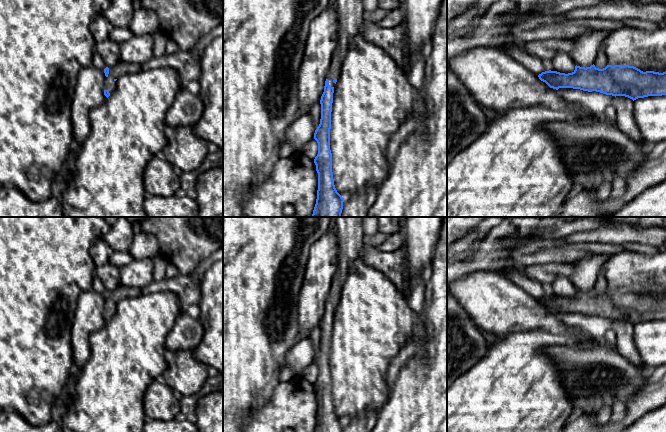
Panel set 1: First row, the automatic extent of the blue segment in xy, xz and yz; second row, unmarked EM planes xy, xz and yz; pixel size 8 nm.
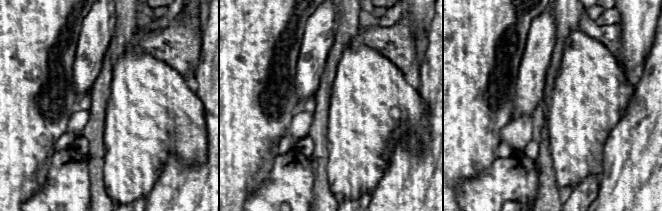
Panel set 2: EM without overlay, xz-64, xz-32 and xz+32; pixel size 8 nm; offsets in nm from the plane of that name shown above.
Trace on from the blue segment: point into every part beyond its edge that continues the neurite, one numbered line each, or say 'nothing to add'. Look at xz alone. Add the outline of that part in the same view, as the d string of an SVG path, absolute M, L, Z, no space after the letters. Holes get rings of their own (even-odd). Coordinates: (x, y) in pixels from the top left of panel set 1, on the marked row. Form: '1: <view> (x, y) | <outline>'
1: xz (351, 14) | M333 0L333 3L337 12L339 31L337 46L326 76L331 87L335 87L333 80L339 77L348 46L355 36L361 34L361 28L367 15L362 0Z

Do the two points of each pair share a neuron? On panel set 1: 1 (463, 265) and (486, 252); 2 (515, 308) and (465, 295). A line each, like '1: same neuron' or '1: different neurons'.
1: same neuron
2: same neuron

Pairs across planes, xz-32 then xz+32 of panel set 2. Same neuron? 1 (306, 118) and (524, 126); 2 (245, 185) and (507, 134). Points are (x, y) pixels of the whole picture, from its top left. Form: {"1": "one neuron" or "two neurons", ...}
{"1": "one neuron", "2": "two neurons"}

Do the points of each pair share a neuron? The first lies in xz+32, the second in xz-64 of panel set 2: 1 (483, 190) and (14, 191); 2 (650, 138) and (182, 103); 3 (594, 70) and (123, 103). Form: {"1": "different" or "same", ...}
{"1": "different", "2": "different", "3": "same"}

